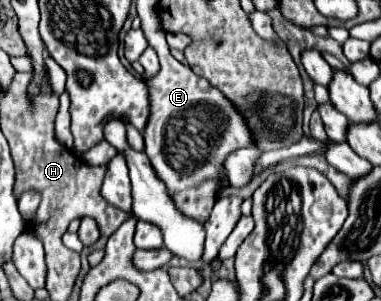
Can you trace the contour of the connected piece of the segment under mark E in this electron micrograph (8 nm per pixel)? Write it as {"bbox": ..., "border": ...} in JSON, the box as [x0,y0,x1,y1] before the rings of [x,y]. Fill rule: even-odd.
{"bbox":[143,40,253,222],"border":[[[149,40],[157,50],[161,70],[155,78],[147,80],[151,92],[151,118],[143,132],[145,136],[145,154],[157,176],[165,182],[169,196],[173,198],[179,212],[197,222],[205,222],[215,204],[215,190],[219,188],[219,170],[227,154],[237,148],[249,148],[253,138],[245,120],[239,116],[235,106],[207,80],[199,78],[189,66],[177,62],[165,40]],[[209,108],[217,116],[209,118]],[[199,116],[199,118],[197,118]]]}

